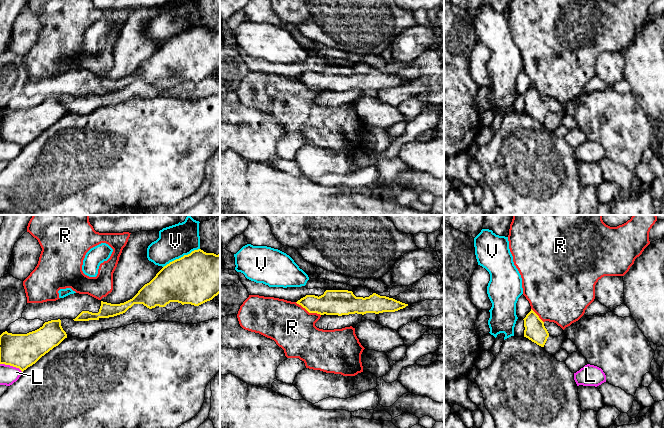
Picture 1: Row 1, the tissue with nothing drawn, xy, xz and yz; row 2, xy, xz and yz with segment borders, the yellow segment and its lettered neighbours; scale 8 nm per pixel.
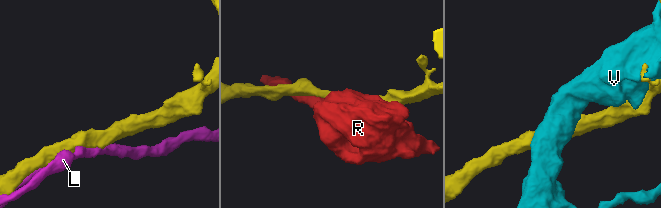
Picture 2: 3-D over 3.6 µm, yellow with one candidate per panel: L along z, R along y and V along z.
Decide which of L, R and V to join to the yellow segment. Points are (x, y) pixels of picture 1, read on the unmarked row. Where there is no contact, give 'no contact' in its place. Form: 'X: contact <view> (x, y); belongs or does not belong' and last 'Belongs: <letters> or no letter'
L: contact xy (11, 141); does not belong
R: contact xz (308, 87); does not belong
V: contact xy (181, 33); does not belong
Belongs: no letter

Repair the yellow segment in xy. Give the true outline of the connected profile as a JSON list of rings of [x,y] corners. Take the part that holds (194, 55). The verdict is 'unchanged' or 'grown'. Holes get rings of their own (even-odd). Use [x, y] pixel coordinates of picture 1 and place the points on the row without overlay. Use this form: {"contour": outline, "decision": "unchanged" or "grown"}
{"contour": [[[198,25],[164,42],[132,75],[124,79],[111,80],[88,70],[79,69],[70,70],[56,77],[27,79],[22,94],[26,96],[40,95],[44,100],[39,105],[27,110],[3,108],[0,111],[0,140],[19,144],[22,148],[35,140],[42,132],[67,114],[67,110],[61,102],[61,96],[65,94],[74,97],[89,97],[114,93],[125,89],[134,80],[143,80],[149,85],[156,82],[165,83],[170,78],[199,82],[212,76],[219,69],[220,30],[206,29]]], "decision": "grown"}

